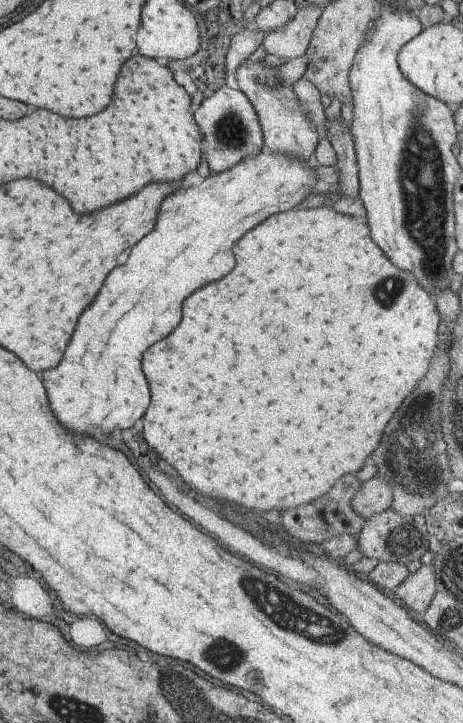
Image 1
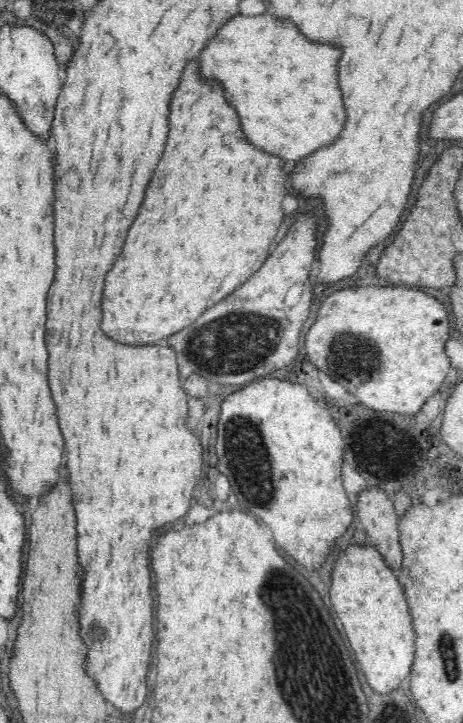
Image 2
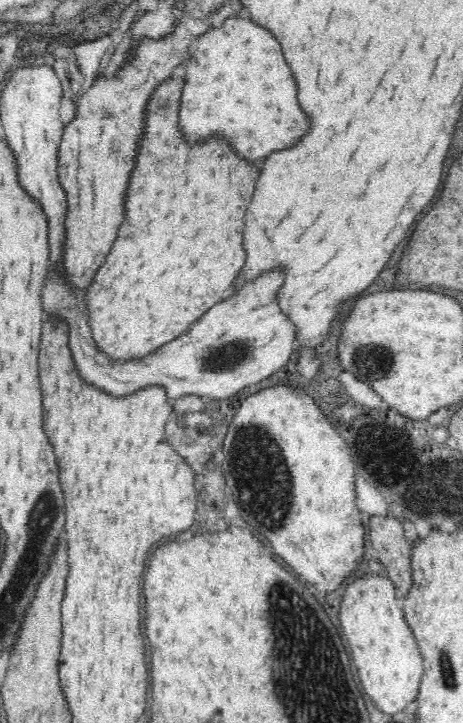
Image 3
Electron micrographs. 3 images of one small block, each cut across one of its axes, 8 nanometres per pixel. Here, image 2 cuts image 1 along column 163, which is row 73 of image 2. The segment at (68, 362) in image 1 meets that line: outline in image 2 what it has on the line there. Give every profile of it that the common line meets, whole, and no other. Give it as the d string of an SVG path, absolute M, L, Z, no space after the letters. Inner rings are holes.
M234 16L222 26L206 48L200 52L200 80L218 84L224 90L224 100L238 112L238 120L246 140L282 160L298 160L320 146L330 144L344 120L344 106L338 90L336 62L340 52L330 46L310 44L294 24L274 22L274 16Z

